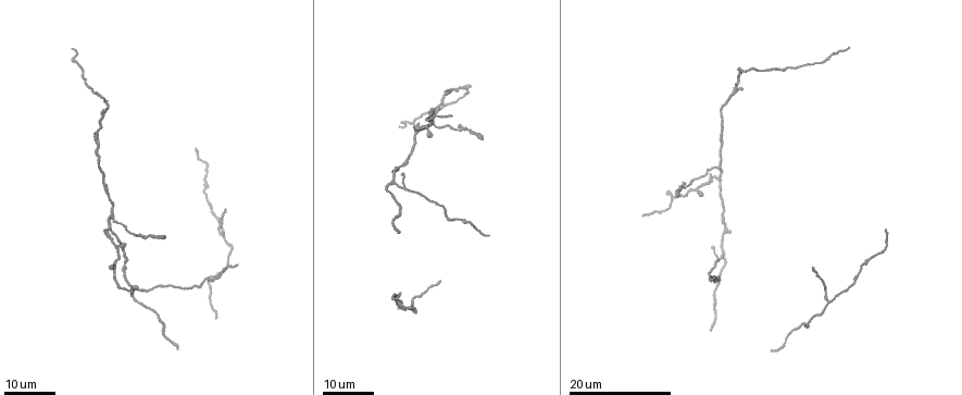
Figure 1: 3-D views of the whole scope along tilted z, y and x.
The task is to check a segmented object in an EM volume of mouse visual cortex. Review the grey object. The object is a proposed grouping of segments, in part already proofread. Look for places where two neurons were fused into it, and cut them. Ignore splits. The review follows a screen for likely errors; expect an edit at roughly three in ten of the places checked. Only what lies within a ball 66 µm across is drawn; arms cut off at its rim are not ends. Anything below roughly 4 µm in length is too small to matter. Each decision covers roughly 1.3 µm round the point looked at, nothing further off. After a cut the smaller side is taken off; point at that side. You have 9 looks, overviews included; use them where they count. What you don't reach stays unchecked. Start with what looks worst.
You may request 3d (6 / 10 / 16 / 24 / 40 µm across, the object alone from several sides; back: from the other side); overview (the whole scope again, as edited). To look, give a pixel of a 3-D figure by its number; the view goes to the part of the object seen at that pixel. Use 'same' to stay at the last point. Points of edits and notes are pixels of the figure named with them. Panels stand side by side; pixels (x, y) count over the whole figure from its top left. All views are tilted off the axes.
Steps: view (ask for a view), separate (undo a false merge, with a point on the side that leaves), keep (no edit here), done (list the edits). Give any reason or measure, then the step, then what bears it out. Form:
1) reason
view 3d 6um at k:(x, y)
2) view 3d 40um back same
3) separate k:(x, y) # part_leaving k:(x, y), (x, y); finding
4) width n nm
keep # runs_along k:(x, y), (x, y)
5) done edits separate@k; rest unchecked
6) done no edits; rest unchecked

three-way junction
view 3d 24um at 1:(222, 235)

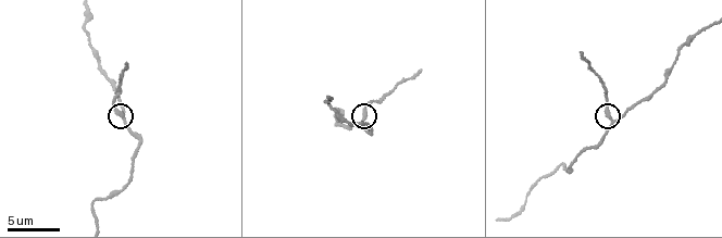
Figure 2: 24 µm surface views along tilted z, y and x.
closer look
view 3d 10um at 2:(125, 117)

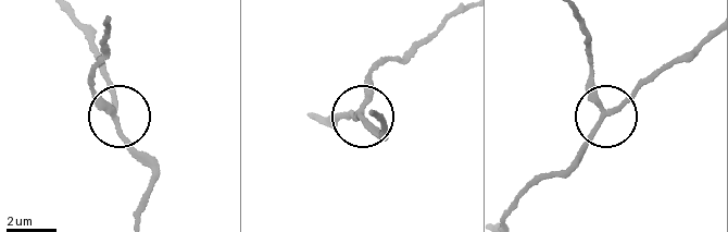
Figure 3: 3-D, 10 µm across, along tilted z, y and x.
width 210 nm
separate 3:(95, 100) # part_leaving 3:(116, 117), (92, 83), (109, 17); a second neuron is stuck on

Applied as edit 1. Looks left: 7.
view overview

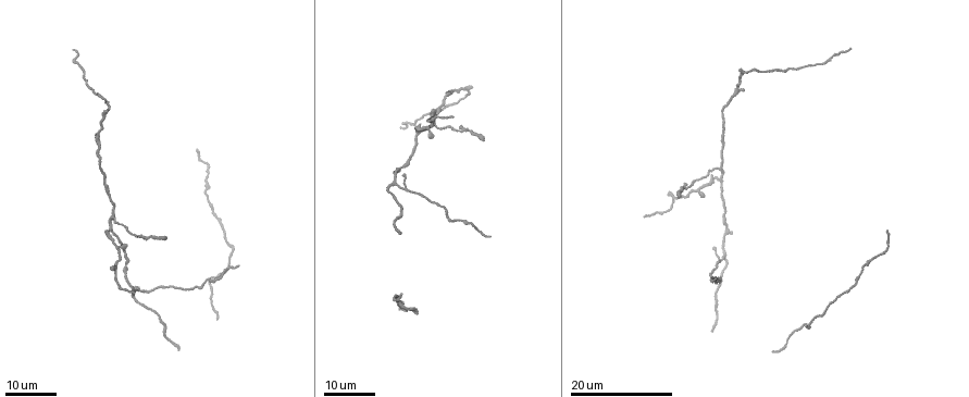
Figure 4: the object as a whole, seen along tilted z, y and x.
small branch off a trunk
view 3d 16um at 4:(725, 254)

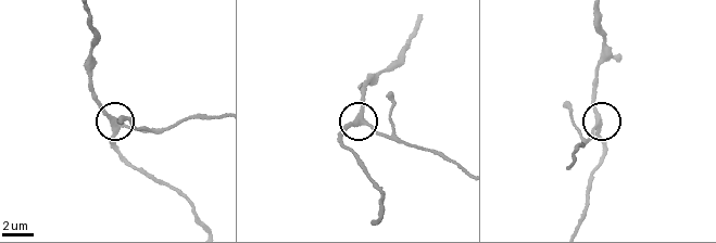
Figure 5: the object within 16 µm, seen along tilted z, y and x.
view 3d 10um at 5:(363, 113)

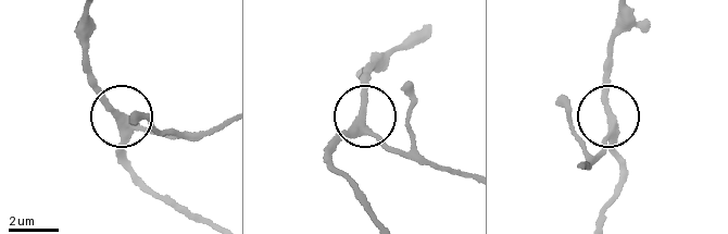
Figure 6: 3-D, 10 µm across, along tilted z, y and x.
width 280 nm
keep # runs_along 6:(330, 148), (362, 121), (374, 136), (419, 157); all the same neuron

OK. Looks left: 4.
three arms meet
view 3d 16um at 4:(719, 169)

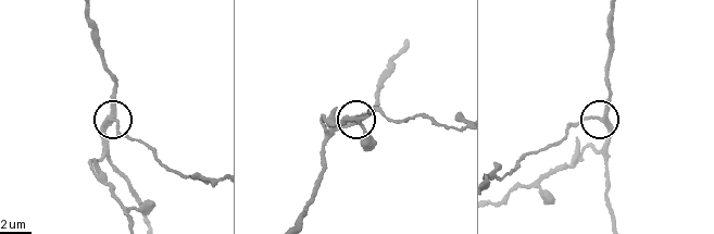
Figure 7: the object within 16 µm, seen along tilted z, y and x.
closer look
view 3d 10um at 7:(111, 120)

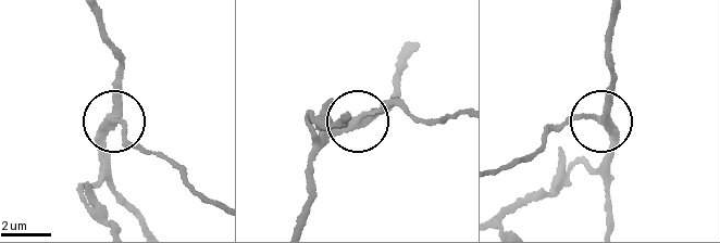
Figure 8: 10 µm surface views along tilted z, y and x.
arms 3
keep # runs_along 8:(611, 222), (606, 163), (613, 130), (576, 116), (549, 125); all the same neuron

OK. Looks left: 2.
narrows sharply
view 3d 24um at 4:(694, 189)

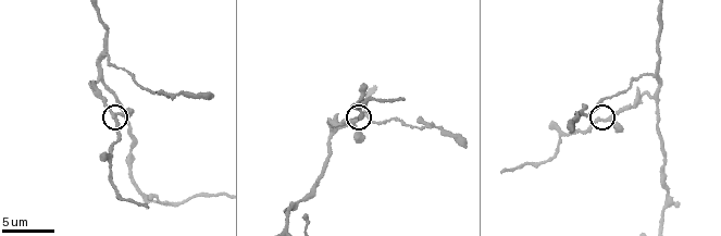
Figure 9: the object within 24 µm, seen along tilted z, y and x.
view 3d 6um at 9:(117, 119)

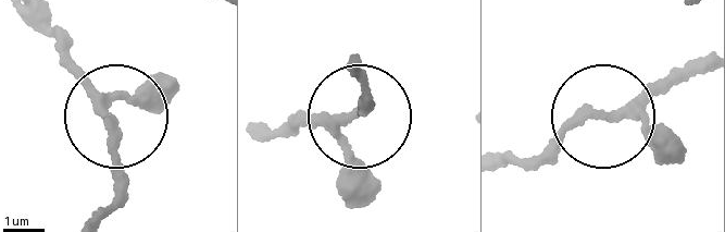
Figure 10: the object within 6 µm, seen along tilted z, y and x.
keep # runs_along 10:(51, 12), (112, 112), (114, 206); all the same neuron

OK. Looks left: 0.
done edits separate@3; rest unchecked

